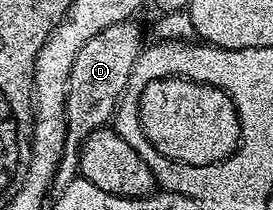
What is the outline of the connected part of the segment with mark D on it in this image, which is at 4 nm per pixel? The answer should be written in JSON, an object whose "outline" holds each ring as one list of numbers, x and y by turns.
{"outline":[[130,20,128,22,120,22,119,24,111,24,111,28,103,28,103,32,91,36,91,40,87,40,87,44,83,44,83,48,79,48,79,56,75,56,75,64,71,66,71,76,67,84,67,100,65,101,65,155,61,157,61,163,57,169,55,182,58,187,71,184,71,180,78,177,77,155,80,151,82,140,91,132,102,129,108,123,105,121,108,118,110,121,117,113,117,101,120,100,124,90,129,87,131,68,143,49,141,30,135,23,136,21]]}

